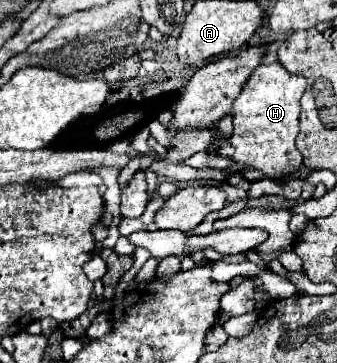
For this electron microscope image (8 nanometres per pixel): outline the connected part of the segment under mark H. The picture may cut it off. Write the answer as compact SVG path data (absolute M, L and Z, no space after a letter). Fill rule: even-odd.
M280 61L258 65L244 83L238 99L232 105L234 157L238 169L254 167L264 173L264 179L286 179L302 165L302 155L296 149L296 135L300 131L300 97L306 89L302 75L288 73Z

